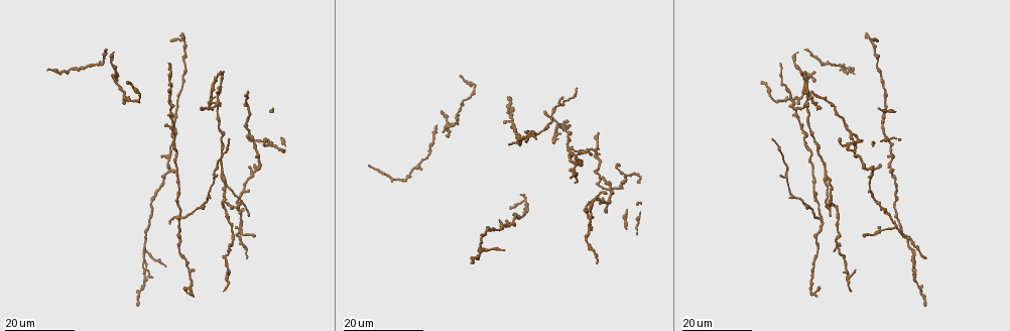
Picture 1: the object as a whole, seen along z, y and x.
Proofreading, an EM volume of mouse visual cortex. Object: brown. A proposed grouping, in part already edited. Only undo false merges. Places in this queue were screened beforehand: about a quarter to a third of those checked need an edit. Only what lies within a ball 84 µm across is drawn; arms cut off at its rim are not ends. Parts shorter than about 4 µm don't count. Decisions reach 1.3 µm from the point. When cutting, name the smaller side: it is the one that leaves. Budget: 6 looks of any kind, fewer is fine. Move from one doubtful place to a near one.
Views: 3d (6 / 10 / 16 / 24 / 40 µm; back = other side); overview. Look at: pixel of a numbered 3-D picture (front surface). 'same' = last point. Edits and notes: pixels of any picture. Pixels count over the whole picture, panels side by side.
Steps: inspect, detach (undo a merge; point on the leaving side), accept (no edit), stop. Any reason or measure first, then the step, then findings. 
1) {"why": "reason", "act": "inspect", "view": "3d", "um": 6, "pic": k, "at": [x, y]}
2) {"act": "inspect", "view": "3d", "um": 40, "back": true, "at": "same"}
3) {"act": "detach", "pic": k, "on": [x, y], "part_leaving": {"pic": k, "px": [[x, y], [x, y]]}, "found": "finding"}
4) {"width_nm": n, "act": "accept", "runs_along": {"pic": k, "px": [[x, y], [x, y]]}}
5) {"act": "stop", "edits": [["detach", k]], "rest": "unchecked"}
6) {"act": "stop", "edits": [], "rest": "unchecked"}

{"why": "four-way junction", "act": "inspect", "view": "3d", "um": 16, "pic": 1, "at": [912, 270]}

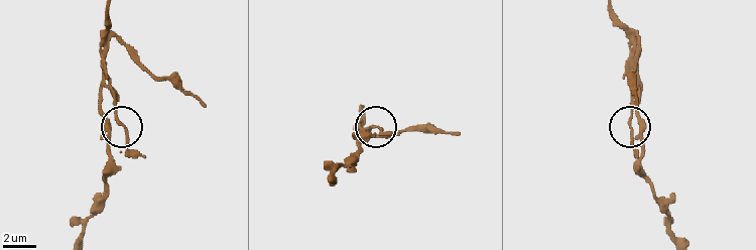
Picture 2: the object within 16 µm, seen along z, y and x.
{"why": "zoom in", "act": "inspect", "view": "3d", "um": 10, "pic": 2, "at": [114, 116]}

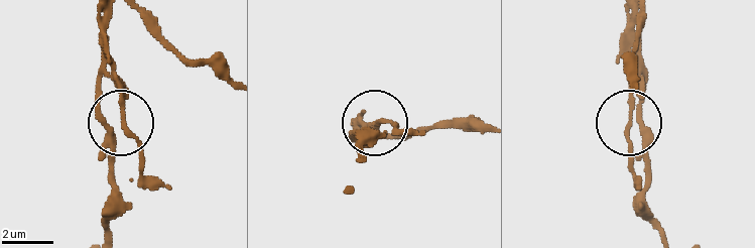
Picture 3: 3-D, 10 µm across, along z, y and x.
{"width_nm": 180, "act": "accept", "runs_along": {"pic": 3, "px": [[107, 12], [120, 116], [163, 186]]}, "found": "continuous, no second neuron"}

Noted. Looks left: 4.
{"act": "inspect", "view": "3d", "um": 16, "pic": 1, "at": [914, 249]}

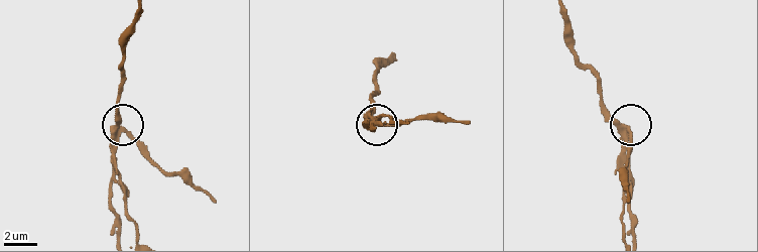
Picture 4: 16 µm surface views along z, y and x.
{"why": "closer look", "act": "inspect", "view": "3d", "um": 6, "pic": 4, "at": [121, 128]}

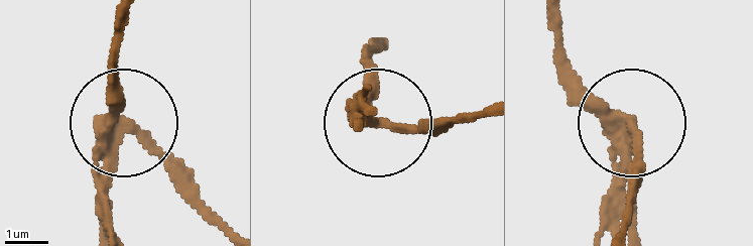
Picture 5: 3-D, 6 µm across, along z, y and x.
{"arms": 3, "act": "detach", "pic": 5, "on": [165, 169], "found": "a second neuron is stuck on"}

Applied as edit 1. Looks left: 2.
{"why": "three arms meet", "act": "inspect", "view": "3d", "um": 16, "pic": 1, "at": [852, 134]}

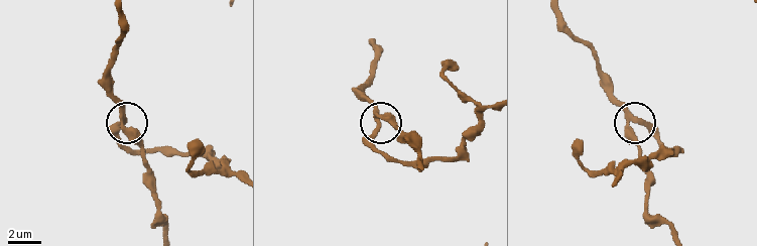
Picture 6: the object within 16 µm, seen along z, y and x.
{"act": "inspect", "view": "3d", "um": 6, "pic": 6, "at": [377, 124]}

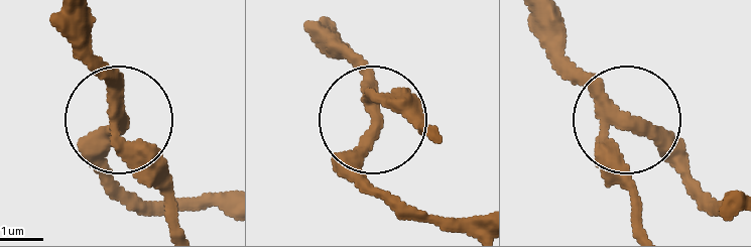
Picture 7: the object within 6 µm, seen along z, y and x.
{"act": "accept", "runs_along": {"pic": 7, "px": [[82, 16], [82, 49], [114, 114], [111, 187]]}, "found": "one neuron here"}

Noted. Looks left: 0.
{"act": "stop", "edits": [["detach", 5]], "rest": "unchecked"}

